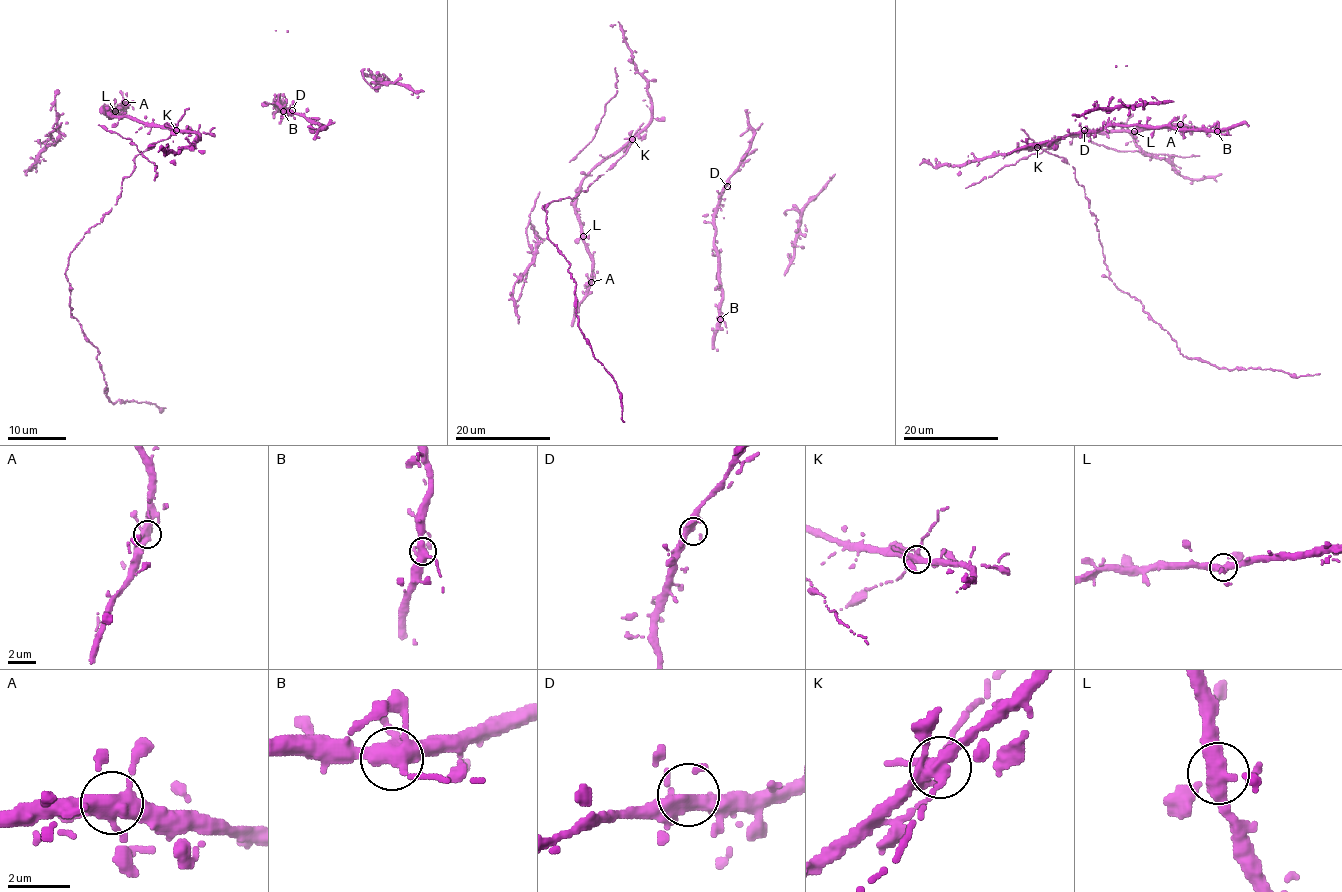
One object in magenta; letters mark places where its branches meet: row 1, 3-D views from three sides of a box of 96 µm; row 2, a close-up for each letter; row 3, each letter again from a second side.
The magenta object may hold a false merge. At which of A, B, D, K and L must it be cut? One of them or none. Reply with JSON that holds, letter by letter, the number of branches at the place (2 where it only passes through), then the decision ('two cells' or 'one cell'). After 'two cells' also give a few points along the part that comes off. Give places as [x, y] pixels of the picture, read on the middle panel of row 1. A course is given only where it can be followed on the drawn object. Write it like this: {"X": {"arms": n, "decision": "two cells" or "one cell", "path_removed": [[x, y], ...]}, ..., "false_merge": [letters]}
{"A": {"arms": 6, "decision": "one cell"}, "B": {"arms": 5, "decision": "one cell"}, "D": {"arms": 4, "decision": "one cell"}, "K": {"arms": 7, "decision": "one cell"}, "L": {"arms": 5, "decision": "one cell"}, "false_merge": []}

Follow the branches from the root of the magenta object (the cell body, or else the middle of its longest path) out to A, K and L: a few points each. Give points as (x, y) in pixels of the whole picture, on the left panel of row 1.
A: (134, 159), (175, 132), (144, 126), (128, 117), (113, 117), (106, 111), (123, 107), (125, 102)
K: (134, 159), (176, 130)
L: (134, 159), (175, 132), (144, 126), (128, 117), (113, 117), (106, 111), (115, 111)

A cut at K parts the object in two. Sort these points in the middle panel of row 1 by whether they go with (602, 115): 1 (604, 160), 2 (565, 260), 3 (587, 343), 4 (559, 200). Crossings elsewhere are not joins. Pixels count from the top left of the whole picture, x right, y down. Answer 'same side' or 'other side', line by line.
1: same side
2: other side
3: other side
4: other side

